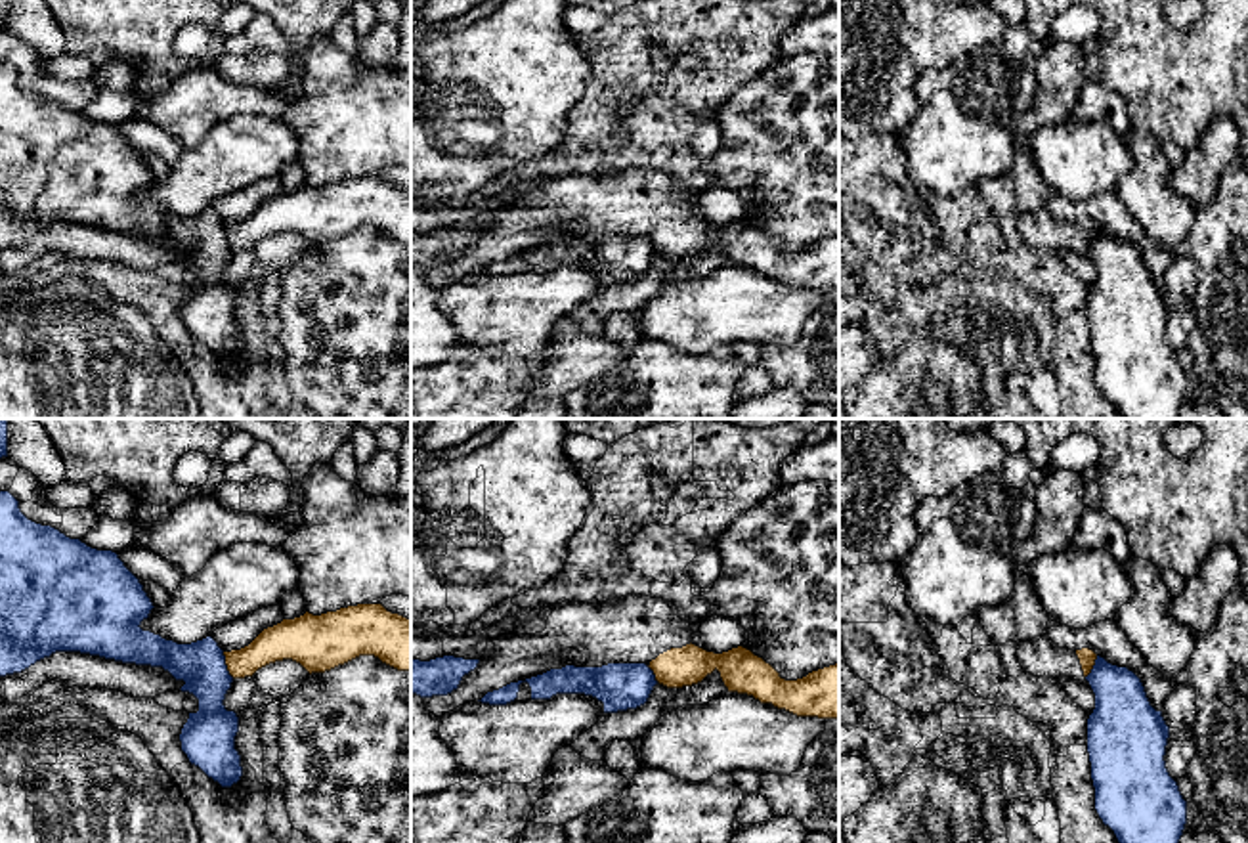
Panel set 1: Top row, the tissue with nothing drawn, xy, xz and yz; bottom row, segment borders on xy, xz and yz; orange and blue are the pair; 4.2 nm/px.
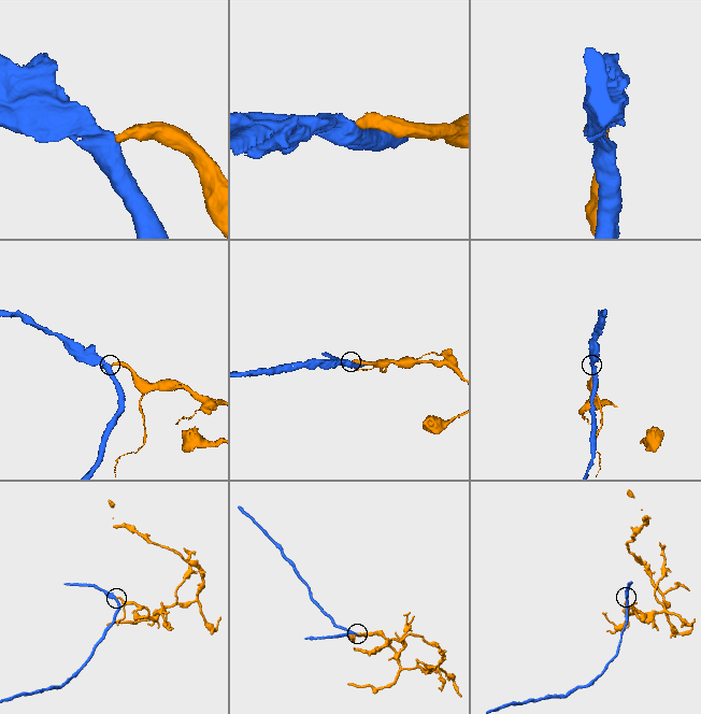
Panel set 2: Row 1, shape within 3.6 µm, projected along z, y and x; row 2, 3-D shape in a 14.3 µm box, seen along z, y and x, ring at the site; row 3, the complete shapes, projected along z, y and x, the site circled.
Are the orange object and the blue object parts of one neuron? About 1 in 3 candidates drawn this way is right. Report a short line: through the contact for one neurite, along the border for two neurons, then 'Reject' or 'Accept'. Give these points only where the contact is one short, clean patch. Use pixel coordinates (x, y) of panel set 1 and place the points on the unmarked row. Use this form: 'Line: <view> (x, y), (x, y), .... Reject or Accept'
Line: xy (222, 224), (226, 241), (234, 249). Reject

